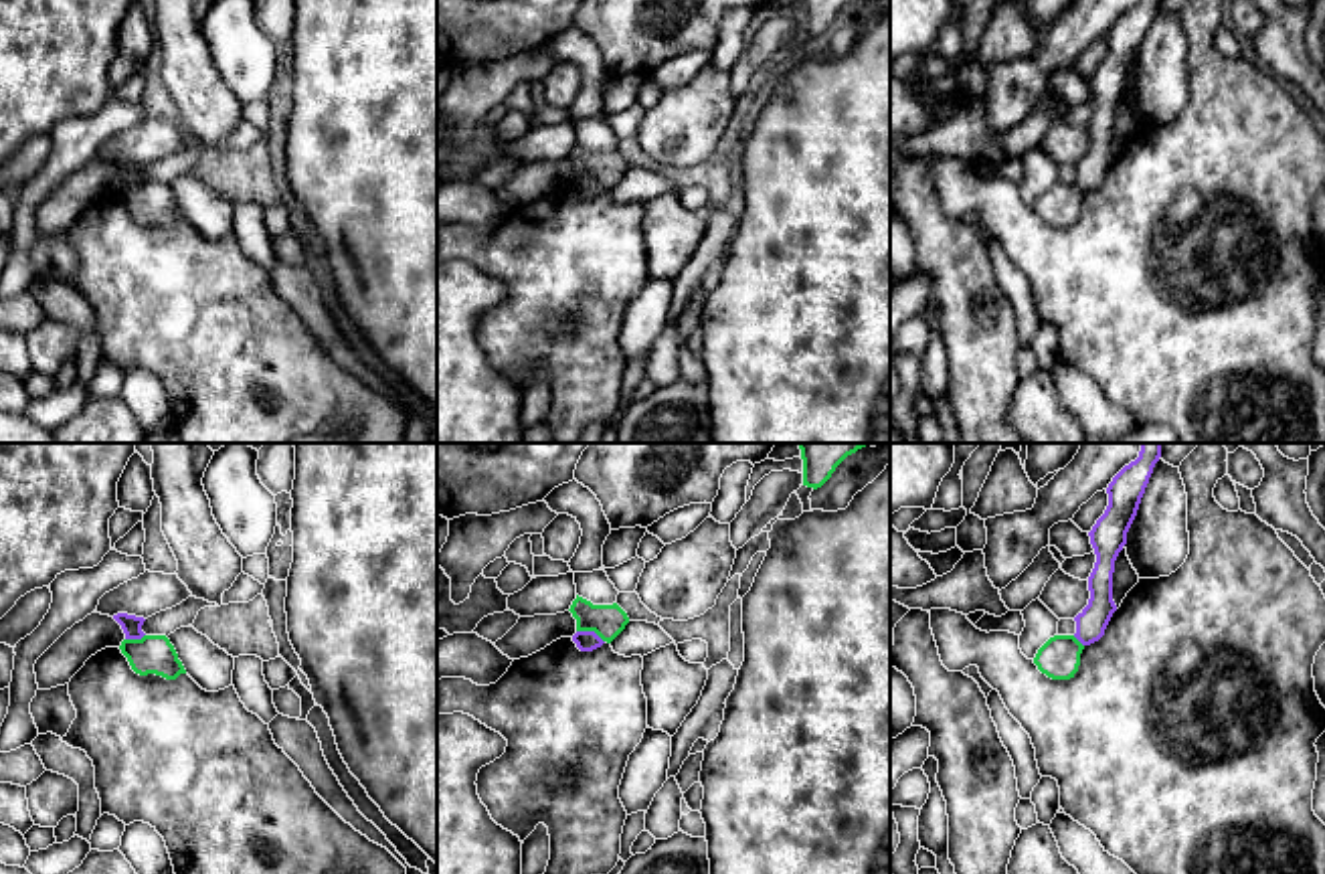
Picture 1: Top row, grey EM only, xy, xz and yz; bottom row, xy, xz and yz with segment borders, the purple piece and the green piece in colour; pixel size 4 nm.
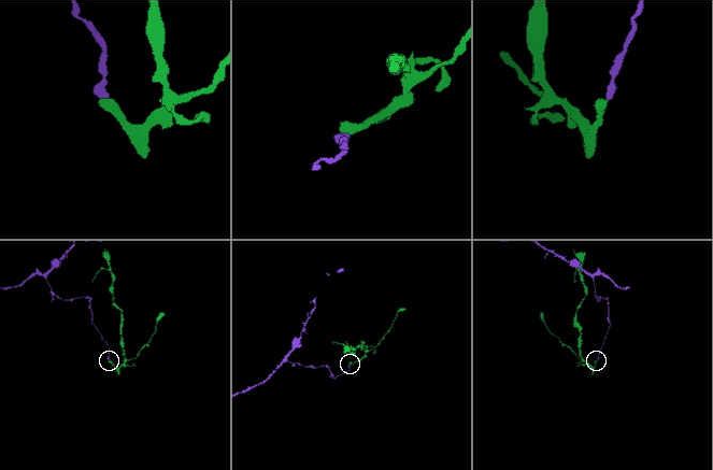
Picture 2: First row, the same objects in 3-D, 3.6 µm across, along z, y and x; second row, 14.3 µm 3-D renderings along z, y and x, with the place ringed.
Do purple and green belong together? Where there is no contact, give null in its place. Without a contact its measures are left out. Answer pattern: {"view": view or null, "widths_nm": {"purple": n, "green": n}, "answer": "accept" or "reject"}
{"view": "xz", "widths_nm": {"purple": 80, "green": 140}, "answer": "reject"}

